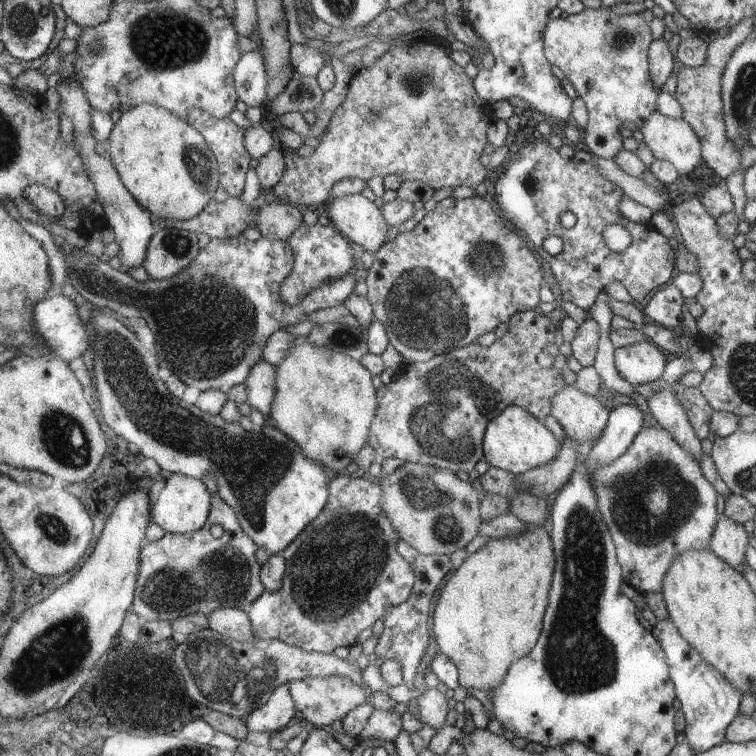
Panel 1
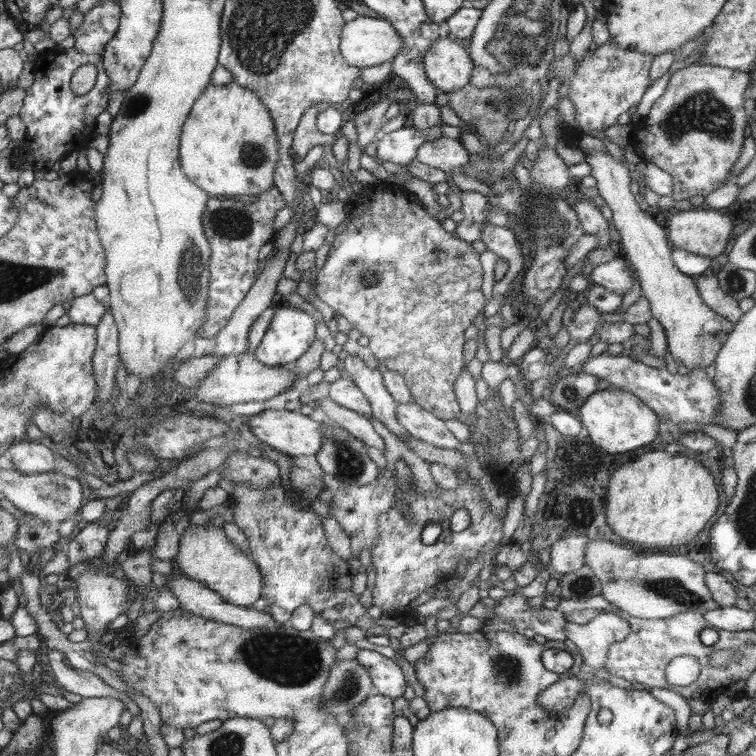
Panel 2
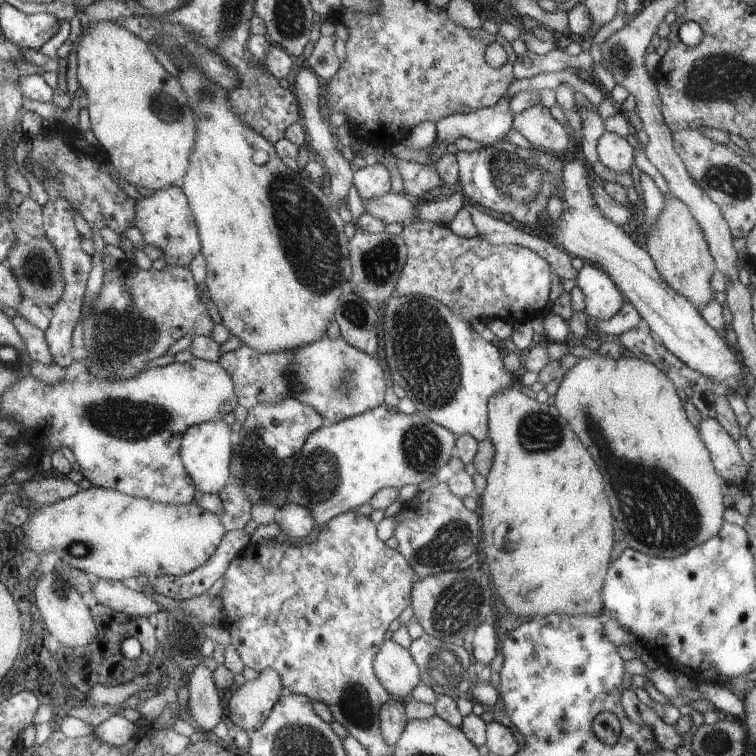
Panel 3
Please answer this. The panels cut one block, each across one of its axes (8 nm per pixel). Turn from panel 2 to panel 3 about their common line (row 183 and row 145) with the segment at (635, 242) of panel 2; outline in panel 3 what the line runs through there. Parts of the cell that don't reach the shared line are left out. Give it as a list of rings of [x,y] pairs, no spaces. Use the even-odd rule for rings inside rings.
[[[604,131],[597,142],[598,158],[614,172],[628,172],[634,166],[634,150],[621,135]]]

